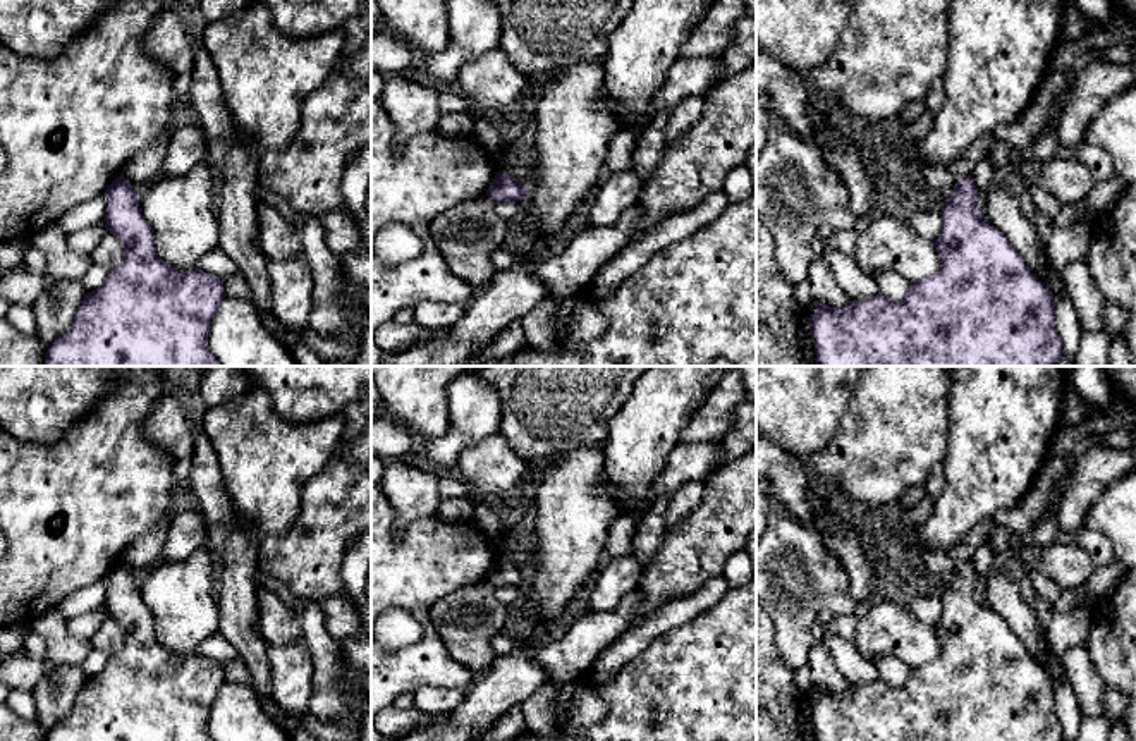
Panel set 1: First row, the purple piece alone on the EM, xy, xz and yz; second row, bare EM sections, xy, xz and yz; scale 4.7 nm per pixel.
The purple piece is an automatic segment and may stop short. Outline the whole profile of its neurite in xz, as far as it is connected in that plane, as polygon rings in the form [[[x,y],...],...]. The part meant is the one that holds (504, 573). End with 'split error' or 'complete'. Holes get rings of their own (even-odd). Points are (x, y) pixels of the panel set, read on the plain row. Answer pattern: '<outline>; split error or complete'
[[[500,555],[493,567],[490,569],[486,581],[498,588],[498,586],[522,586],[528,579],[528,574],[512,560]]]; complete

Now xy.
[[[122,559],[105,576],[105,609],[124,633],[124,646],[105,669],[88,677],[70,713],[45,741],[213,741],[210,708],[225,683],[223,665],[203,655],[179,657],[156,638],[153,615],[139,595],[139,579]]]; complete

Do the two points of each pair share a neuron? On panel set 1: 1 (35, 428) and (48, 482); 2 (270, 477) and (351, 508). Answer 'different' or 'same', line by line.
1: different
2: different

